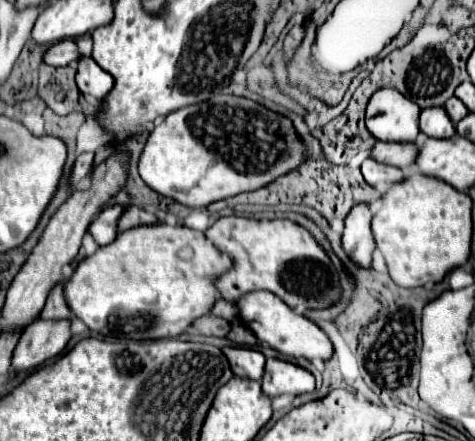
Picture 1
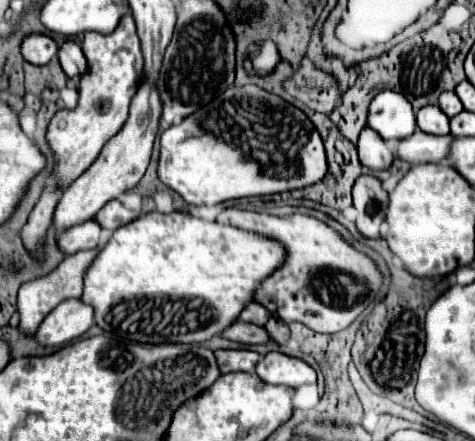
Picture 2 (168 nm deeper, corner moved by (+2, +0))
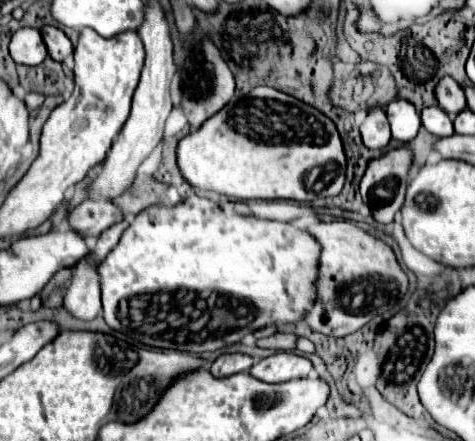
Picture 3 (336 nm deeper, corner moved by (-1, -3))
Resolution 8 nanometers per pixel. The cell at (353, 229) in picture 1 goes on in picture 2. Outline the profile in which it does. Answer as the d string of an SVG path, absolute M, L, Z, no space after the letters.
M362 175L352 189L354 207L358 209L356 227L364 237L376 239L380 235L380 225L386 219L388 209L388 191L382 187L382 181L372 175Z

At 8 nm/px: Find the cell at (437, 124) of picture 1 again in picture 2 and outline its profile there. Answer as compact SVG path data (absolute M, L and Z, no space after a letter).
M436 105L422 107L416 117L418 117L418 127L426 133L432 133L432 135L448 135L450 133L448 117Z

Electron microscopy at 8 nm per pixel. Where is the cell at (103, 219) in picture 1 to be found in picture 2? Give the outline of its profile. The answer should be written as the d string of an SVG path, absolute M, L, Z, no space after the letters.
M86 221L74 229L64 229L56 235L58 249L64 255L74 255L84 249L96 249L100 243L100 225L96 221Z

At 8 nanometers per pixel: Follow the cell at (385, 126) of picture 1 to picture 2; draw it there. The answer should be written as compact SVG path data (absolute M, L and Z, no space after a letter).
M382 91L370 103L368 125L378 131L384 141L400 141L414 133L416 115L406 97L396 91Z

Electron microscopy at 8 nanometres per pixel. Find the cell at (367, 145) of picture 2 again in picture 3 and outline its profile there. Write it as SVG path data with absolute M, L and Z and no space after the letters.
M377 106L369 110L365 122L361 124L361 138L369 150L381 150L389 144L391 132L389 132L389 122L385 120L383 108Z

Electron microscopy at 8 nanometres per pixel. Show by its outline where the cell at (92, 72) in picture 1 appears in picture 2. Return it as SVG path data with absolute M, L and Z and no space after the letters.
M72 39L64 41L58 49L58 59L60 59L60 65L64 69L64 73L68 77L78 77L80 73L86 73L88 71L88 65L86 65L86 57L80 49L80 45Z

